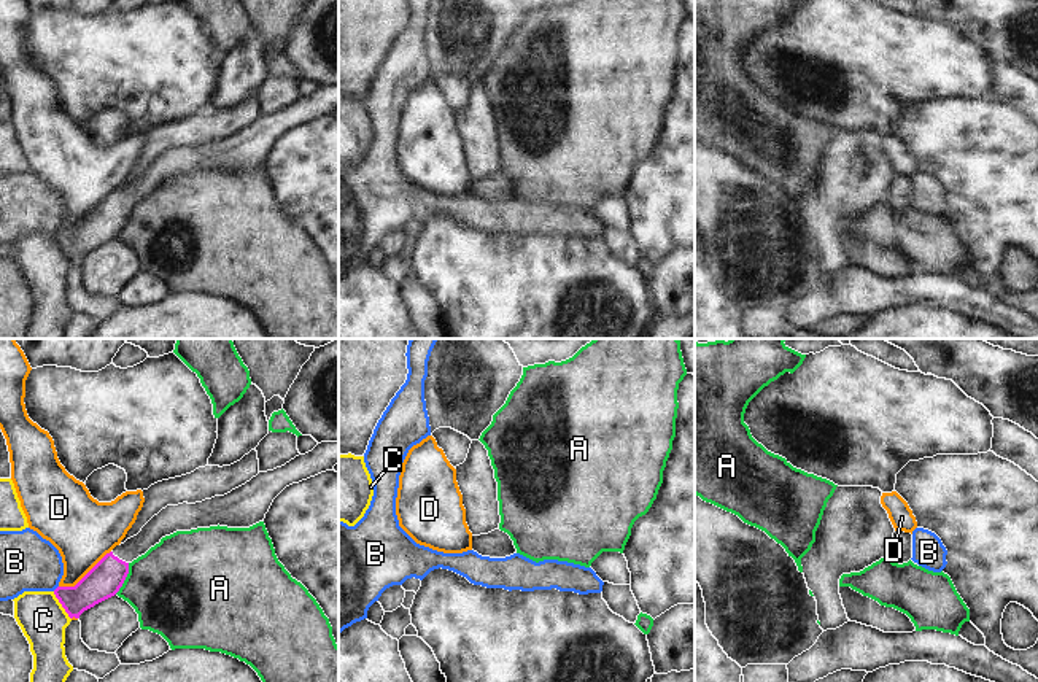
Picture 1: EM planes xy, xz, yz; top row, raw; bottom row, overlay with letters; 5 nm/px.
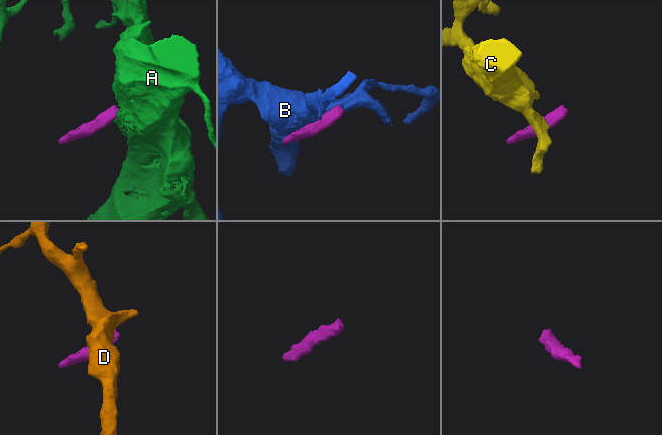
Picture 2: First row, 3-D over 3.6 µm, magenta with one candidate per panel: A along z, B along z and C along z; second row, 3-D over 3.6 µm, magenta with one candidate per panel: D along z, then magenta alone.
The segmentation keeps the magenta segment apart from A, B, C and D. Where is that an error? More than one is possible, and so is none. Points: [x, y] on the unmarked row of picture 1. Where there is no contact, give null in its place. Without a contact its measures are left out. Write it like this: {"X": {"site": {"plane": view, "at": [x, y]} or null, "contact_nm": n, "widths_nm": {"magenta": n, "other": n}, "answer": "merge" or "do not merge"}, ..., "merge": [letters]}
{"A": {"site": {"plane": "xy", "at": [124, 223]}, "contact_nm": 180, "widths_nm": {"magenta": 180, "other": 440}, "answer": "do not merge"}, "B": {"site": {"plane": "xy", "at": [56, 232]}, "contact_nm": 40, "widths_nm": {"magenta": 180, "other": 280}, "answer": "do not merge"}, "C": {"site": {"plane": "xy", "at": [62, 250]}, "contact_nm": 170, "widths_nm": {"magenta": 180, "other": 240}, "answer": "do not merge"}, "D": {"site": {"plane": "xy", "at": [86, 218]}, "contact_nm": 320, "widths_nm": {"magenta": 180, "other": 320}, "answer": "do not merge"}, "merge": []}

